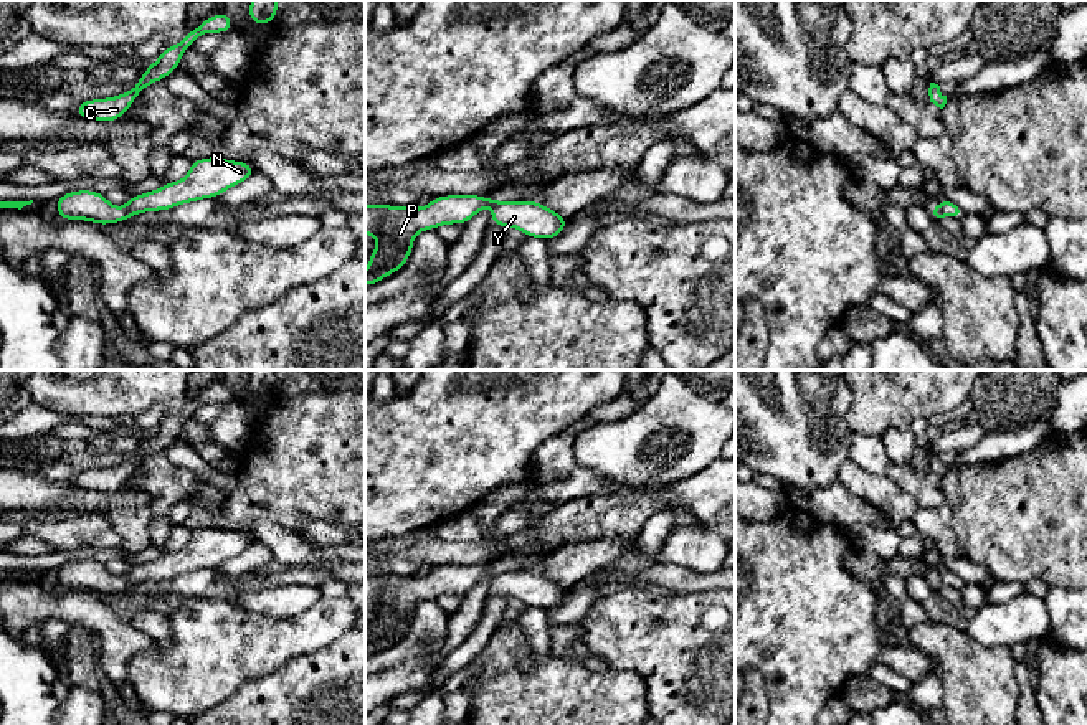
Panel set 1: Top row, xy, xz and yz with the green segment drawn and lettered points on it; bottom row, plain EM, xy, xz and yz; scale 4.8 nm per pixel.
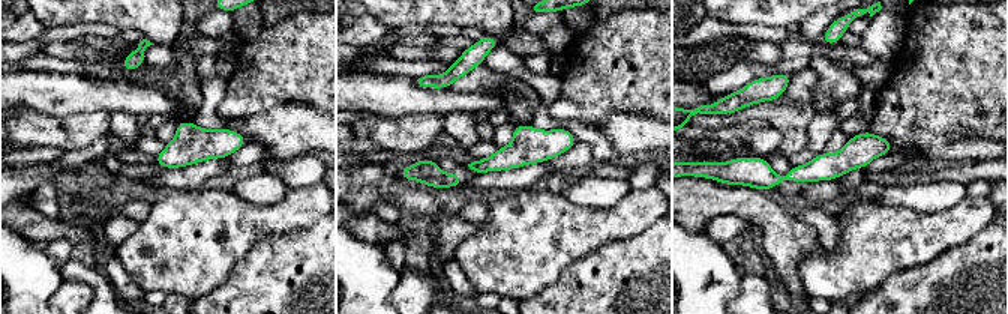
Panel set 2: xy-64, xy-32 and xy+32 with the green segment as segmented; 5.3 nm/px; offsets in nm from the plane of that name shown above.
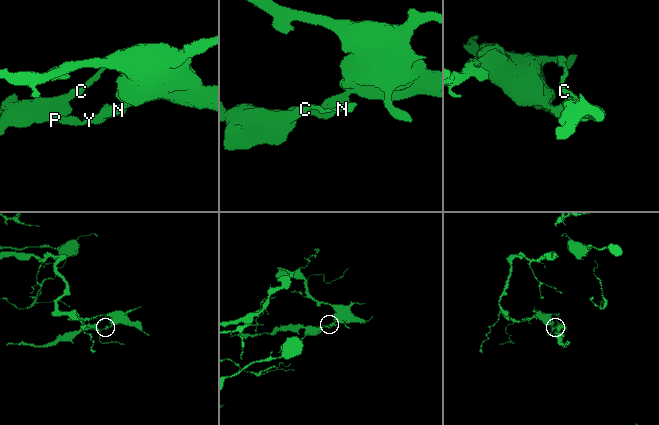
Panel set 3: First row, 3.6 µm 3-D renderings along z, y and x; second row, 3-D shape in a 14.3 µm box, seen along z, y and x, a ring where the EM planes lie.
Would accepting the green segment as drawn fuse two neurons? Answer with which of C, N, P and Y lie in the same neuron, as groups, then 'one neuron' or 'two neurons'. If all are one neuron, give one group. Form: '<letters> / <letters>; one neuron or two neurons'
C P / N Y; two neurons

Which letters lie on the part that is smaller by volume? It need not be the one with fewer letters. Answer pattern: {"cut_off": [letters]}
{"cut_off": ["C", "P"]}

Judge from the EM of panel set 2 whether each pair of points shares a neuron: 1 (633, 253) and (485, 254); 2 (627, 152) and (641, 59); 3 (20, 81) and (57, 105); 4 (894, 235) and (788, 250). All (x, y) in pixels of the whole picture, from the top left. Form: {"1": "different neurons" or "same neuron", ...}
{"1": "different neurons", "2": "different neurons", "3": "same neuron", "4": "different neurons"}

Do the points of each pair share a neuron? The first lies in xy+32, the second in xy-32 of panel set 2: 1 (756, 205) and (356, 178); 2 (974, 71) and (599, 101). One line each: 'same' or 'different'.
1: different
2: same

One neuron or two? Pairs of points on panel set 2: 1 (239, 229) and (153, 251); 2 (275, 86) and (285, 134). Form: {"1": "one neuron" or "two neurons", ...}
{"1": "one neuron", "2": "two neurons"}

